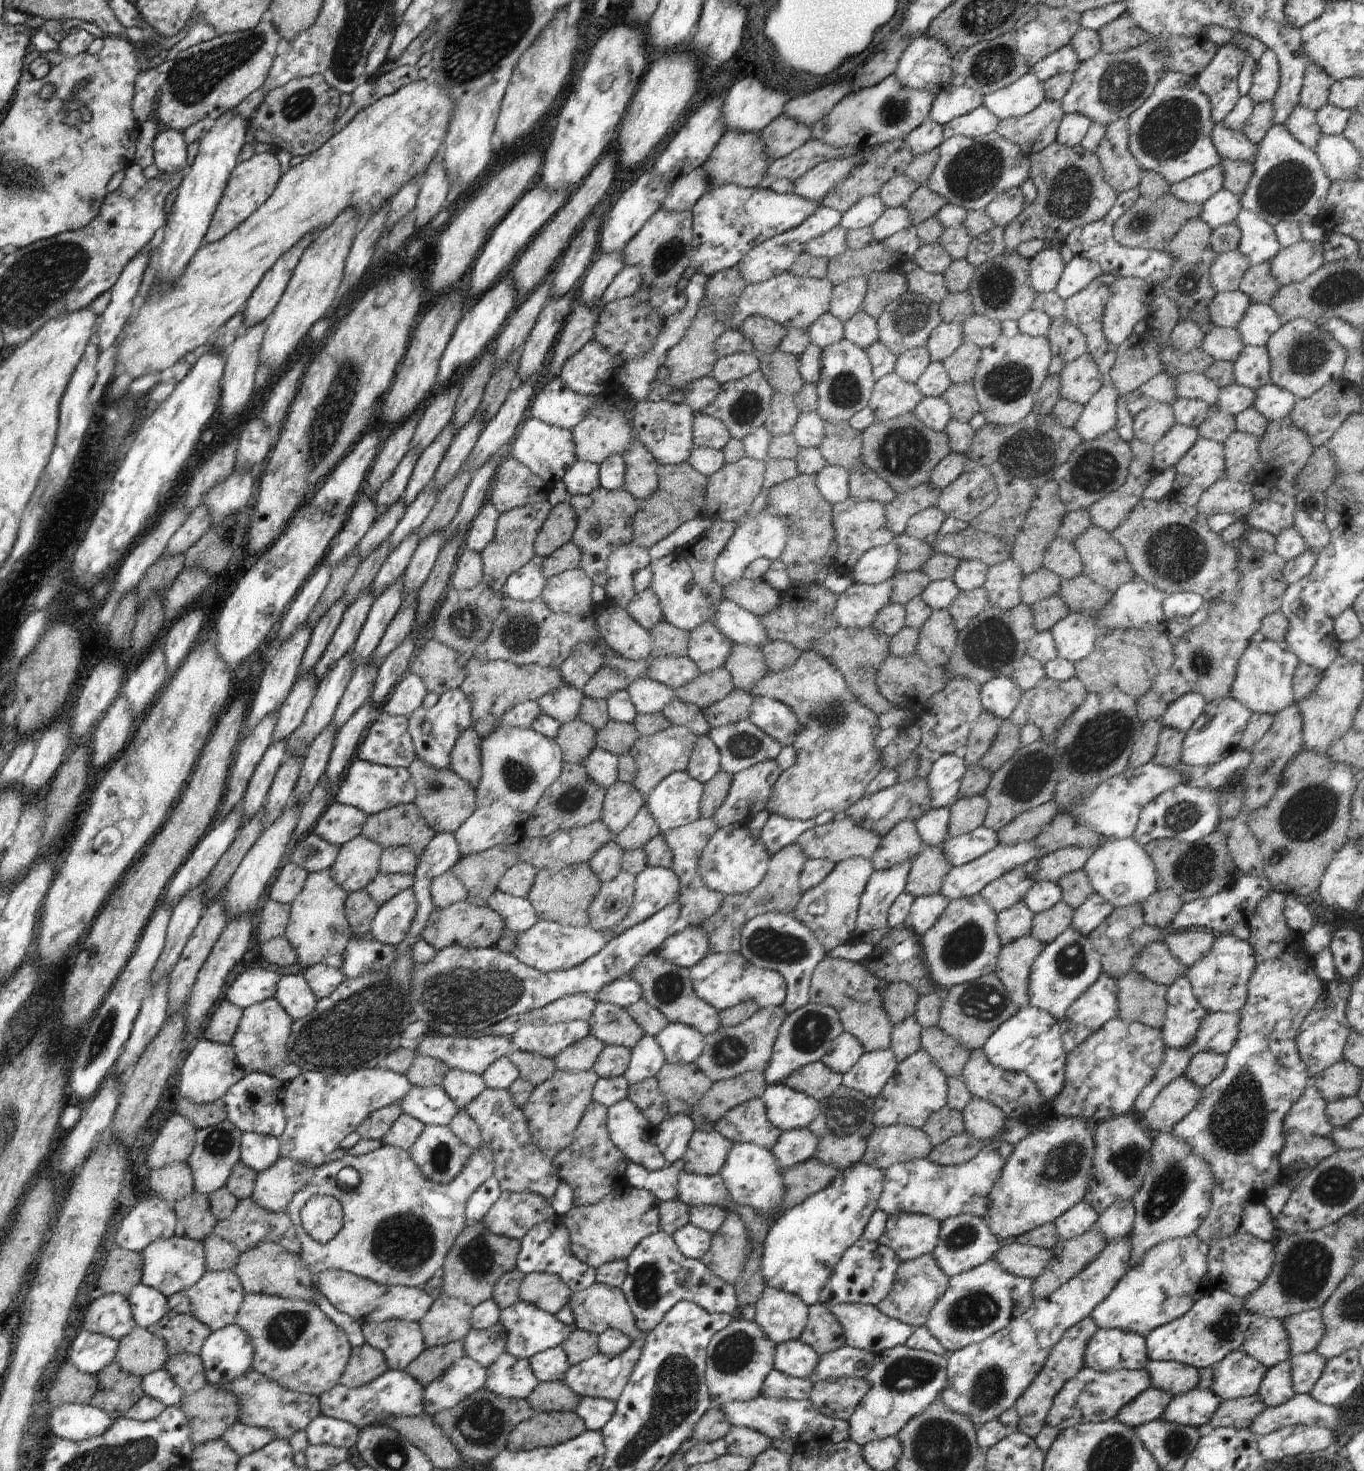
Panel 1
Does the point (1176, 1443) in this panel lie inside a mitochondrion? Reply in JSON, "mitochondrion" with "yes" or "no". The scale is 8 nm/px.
{"mitochondrion":"yes"}

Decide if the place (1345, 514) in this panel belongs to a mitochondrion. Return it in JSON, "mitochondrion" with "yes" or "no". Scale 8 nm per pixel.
{"mitochondrion":"no"}

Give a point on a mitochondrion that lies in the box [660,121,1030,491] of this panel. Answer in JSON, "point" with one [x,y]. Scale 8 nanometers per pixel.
{"point":[976,170]}

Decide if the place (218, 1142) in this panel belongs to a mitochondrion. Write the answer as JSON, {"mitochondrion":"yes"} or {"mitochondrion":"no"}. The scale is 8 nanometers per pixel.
{"mitochondrion":"yes"}

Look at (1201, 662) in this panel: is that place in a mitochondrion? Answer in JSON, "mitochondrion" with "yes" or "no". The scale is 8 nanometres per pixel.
{"mitochondrion":"yes"}

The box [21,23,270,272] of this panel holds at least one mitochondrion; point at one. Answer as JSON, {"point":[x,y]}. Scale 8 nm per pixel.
{"point":[198,74]}

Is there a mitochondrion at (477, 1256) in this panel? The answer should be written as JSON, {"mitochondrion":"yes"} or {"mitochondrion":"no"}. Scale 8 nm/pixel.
{"mitochondrion":"yes"}

